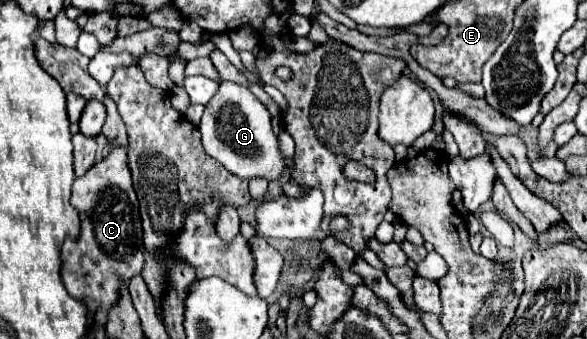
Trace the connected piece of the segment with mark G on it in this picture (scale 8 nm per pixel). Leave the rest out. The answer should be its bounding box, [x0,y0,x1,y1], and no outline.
[198,81,290,183]

